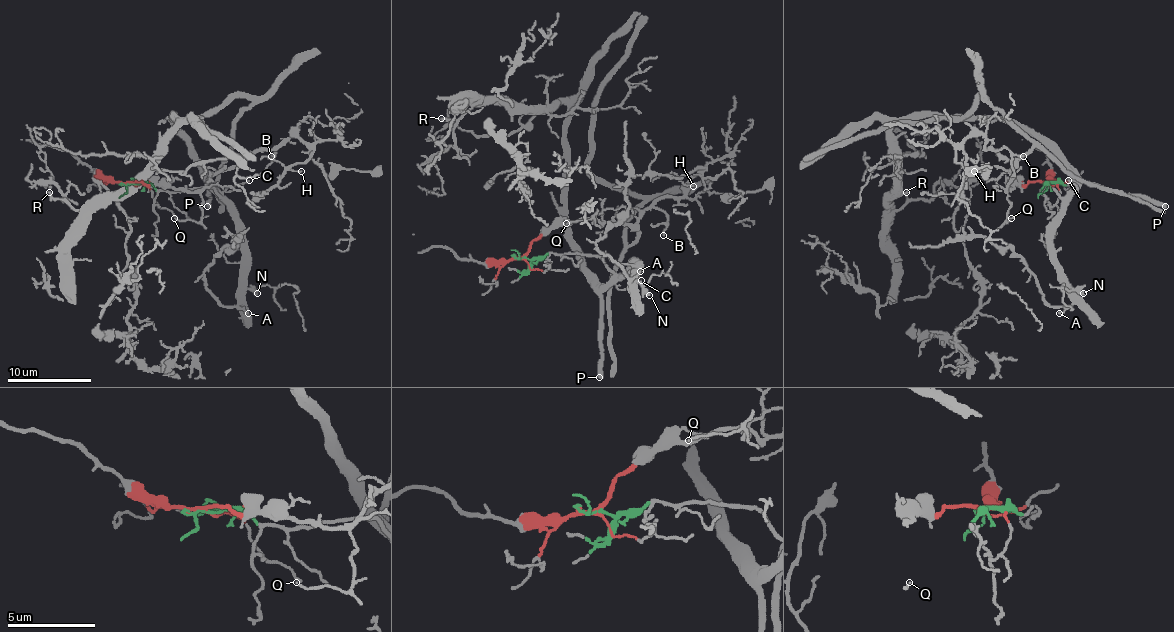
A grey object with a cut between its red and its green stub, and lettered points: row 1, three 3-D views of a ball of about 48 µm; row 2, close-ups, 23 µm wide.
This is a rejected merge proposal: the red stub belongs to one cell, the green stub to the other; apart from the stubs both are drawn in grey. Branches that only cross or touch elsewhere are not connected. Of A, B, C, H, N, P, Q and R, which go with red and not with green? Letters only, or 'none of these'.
B, H, Q

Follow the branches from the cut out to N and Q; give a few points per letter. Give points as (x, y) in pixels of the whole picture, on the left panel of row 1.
N: (126, 184), (151, 184), (157, 190), (184, 192), (212, 188), (228, 207), (239, 236), (243, 282), (258, 293)
Q: (126, 184), (161, 184), (197, 192), (203, 203), (201, 219), (174, 217)

